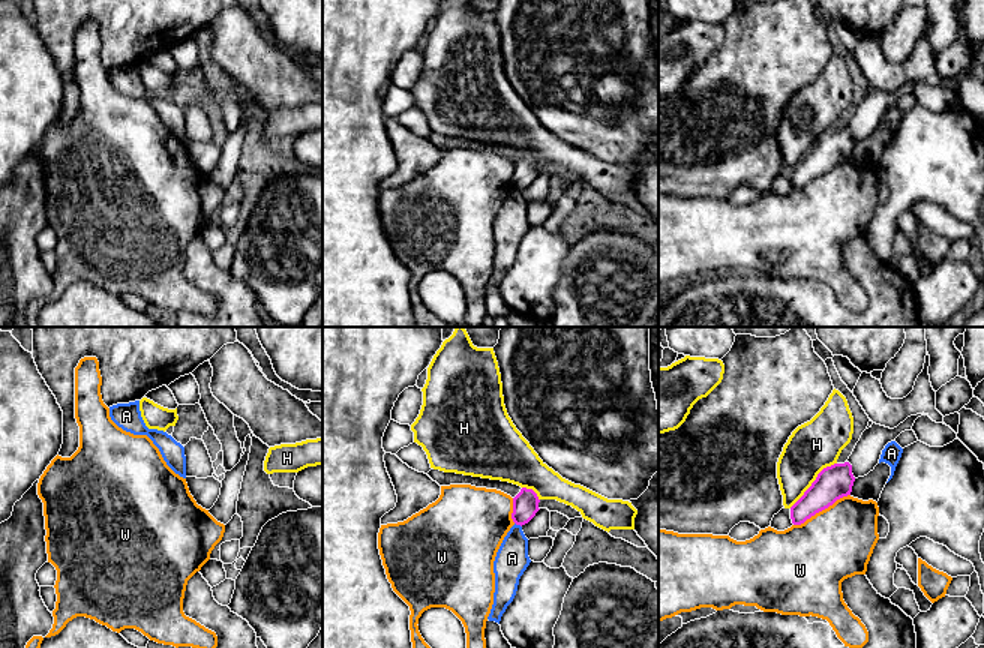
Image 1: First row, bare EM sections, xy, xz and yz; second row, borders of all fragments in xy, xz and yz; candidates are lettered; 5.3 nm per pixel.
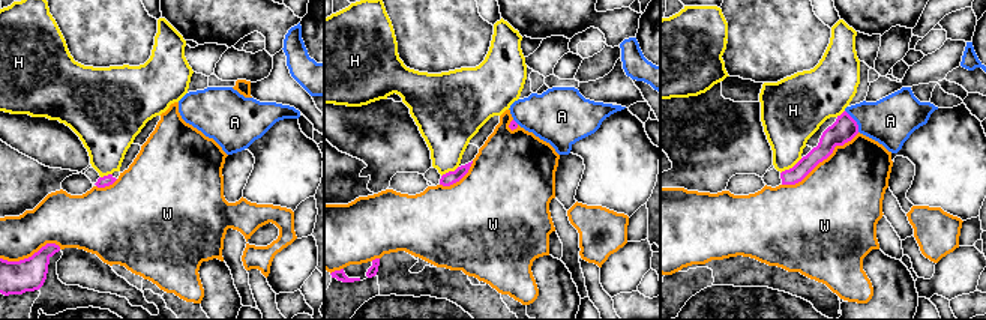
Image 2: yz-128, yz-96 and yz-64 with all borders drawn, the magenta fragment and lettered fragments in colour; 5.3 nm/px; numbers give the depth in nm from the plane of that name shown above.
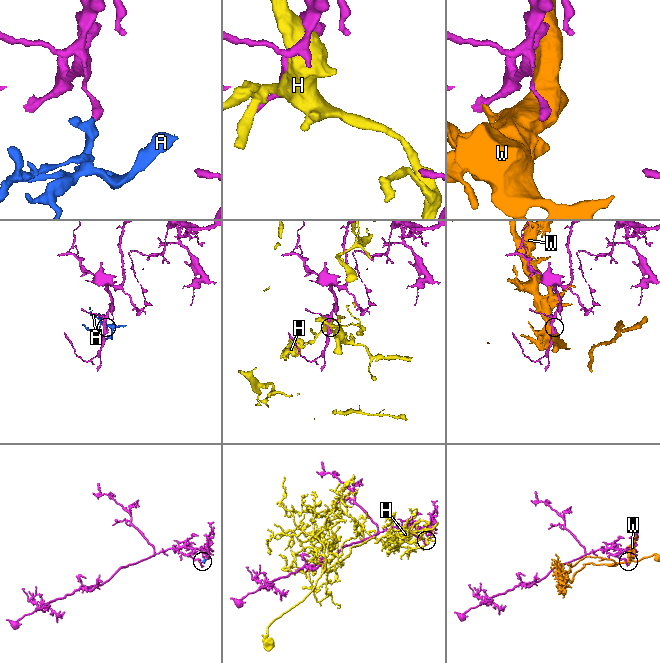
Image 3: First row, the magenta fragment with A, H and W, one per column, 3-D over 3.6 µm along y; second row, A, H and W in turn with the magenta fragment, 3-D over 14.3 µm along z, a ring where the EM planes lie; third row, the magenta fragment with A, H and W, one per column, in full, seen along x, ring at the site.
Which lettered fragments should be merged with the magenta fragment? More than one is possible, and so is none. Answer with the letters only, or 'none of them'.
none of them

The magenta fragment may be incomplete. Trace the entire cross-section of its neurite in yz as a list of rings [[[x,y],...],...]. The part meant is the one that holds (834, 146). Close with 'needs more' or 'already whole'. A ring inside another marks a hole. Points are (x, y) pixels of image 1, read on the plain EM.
[[[849,126],[824,132],[804,159],[790,171],[794,189],[801,189],[837,164],[850,159],[855,141]]]; already whole

